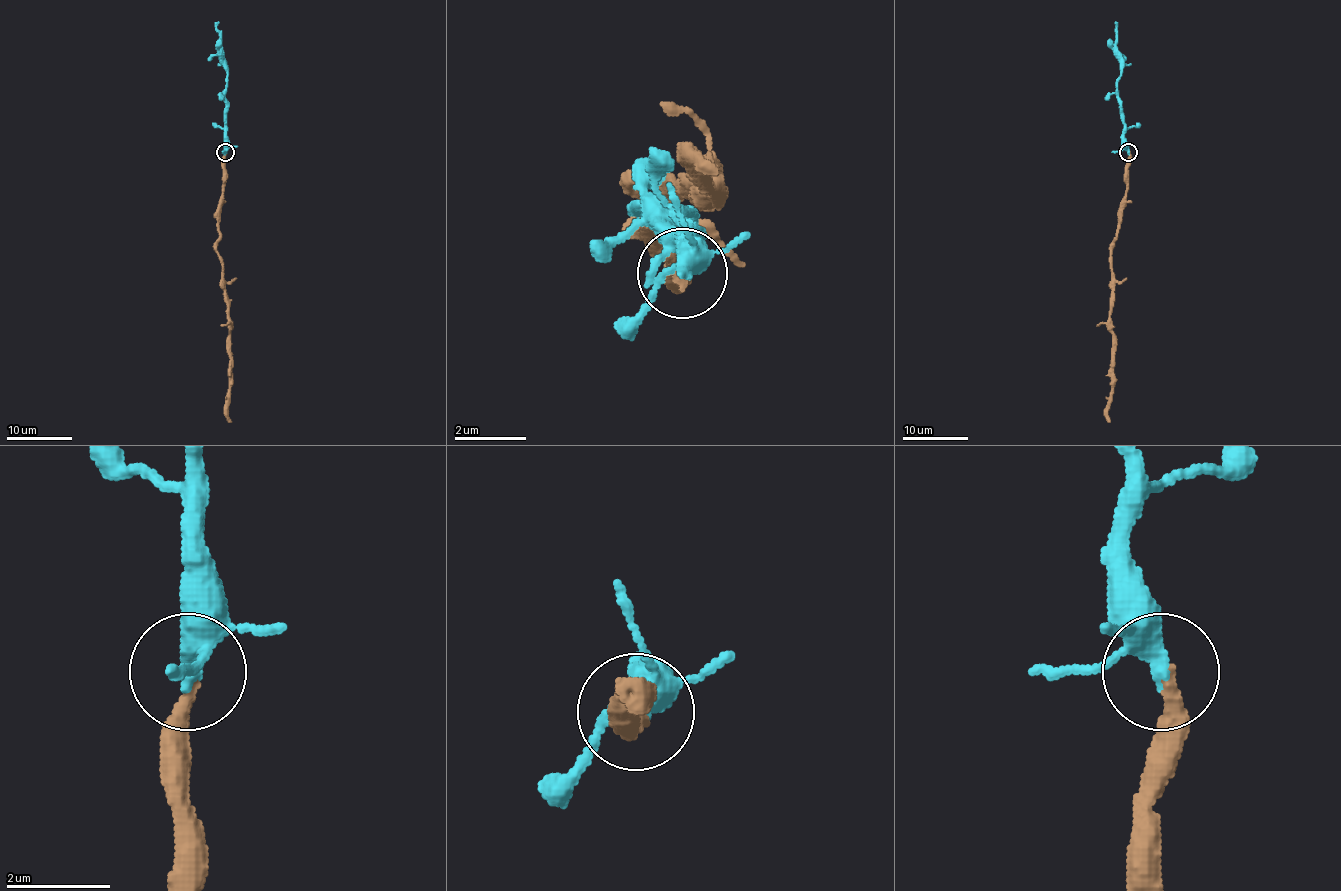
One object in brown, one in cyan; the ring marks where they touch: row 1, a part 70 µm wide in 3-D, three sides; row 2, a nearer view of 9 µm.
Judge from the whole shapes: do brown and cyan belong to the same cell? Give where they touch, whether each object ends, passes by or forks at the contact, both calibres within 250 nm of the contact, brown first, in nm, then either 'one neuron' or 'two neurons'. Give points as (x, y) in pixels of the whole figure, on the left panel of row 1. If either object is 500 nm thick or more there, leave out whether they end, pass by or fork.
at (225, 152); brown ends there; cyan passes by; 280 nm thick on the brown side, 340 nm on the other; one neuron

